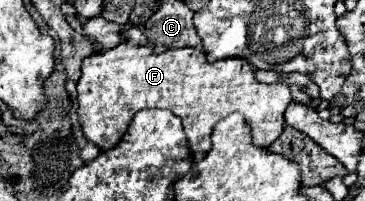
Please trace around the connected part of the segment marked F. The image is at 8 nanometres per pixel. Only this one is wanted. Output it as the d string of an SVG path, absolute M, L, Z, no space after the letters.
M122 42L112 50L94 52L84 58L82 76L76 88L82 134L102 152L114 148L114 144L126 134L134 114L144 108L166 108L176 114L182 120L192 154L206 154L210 150L214 124L232 112L246 118L254 146L268 148L282 134L284 110L292 102L286 84L258 82L246 60L206 62L200 46L154 54L150 44L132 46Z

